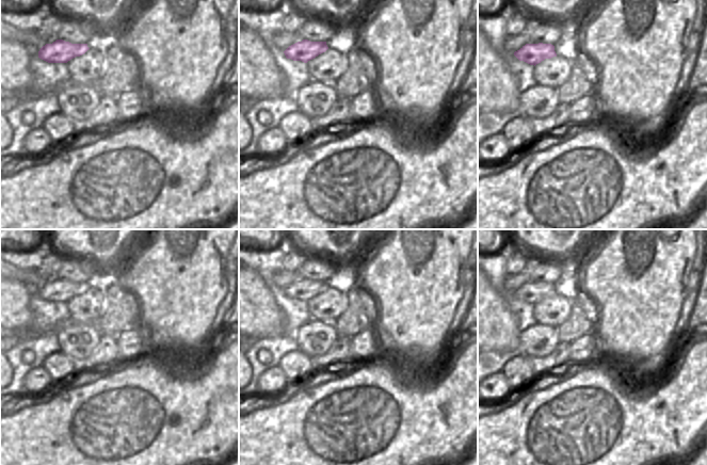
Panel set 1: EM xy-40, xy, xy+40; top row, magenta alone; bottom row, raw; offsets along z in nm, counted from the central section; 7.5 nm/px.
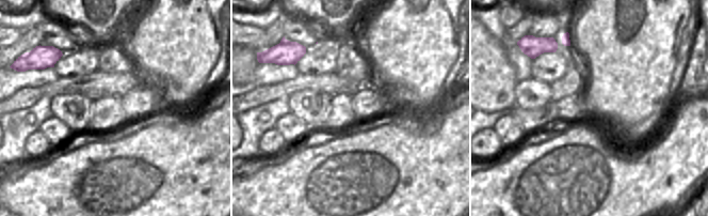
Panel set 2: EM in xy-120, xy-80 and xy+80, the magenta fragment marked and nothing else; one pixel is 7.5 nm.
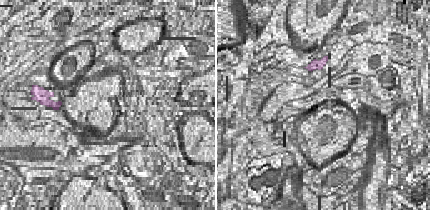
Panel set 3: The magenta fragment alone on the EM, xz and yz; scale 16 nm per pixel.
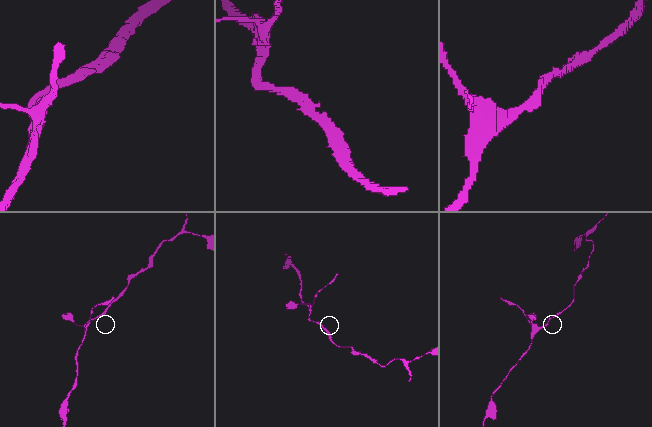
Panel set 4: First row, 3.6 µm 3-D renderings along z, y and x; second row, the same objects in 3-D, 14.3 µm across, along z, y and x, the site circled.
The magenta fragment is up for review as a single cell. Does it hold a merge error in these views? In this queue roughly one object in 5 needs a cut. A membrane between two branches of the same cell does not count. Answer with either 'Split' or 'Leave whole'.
Leave whole

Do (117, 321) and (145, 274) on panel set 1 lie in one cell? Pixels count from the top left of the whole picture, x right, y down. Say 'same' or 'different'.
different

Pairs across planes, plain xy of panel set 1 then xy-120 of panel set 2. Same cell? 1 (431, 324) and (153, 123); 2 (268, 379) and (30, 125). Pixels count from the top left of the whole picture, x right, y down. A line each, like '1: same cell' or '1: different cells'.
1: different cells
2: different cells

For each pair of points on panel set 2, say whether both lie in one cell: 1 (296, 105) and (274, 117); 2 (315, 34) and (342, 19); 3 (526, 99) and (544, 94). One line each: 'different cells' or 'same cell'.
1: different cells
2: different cells
3: same cell

